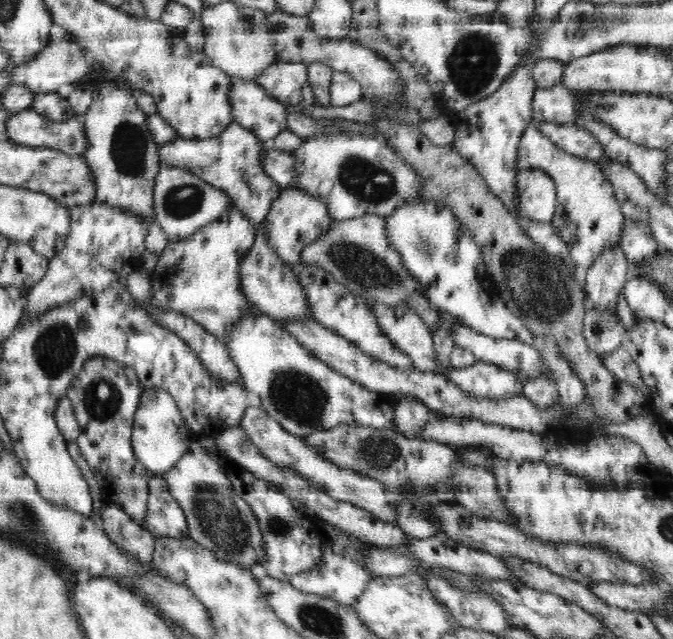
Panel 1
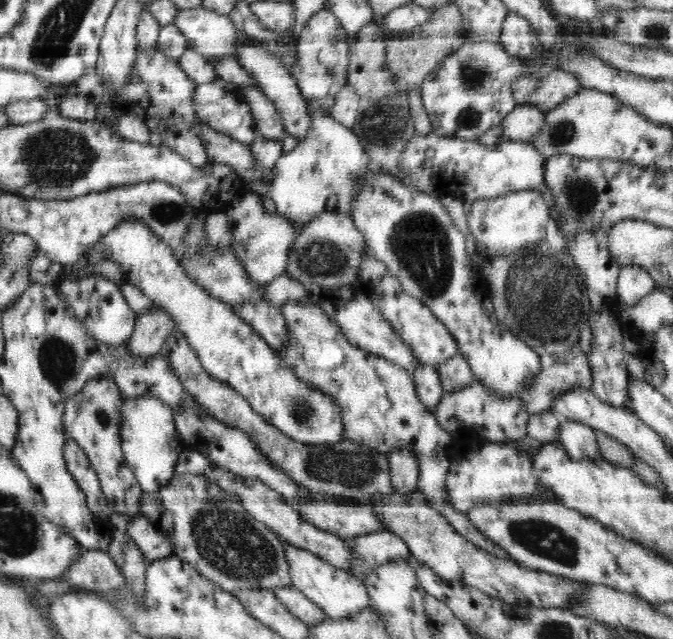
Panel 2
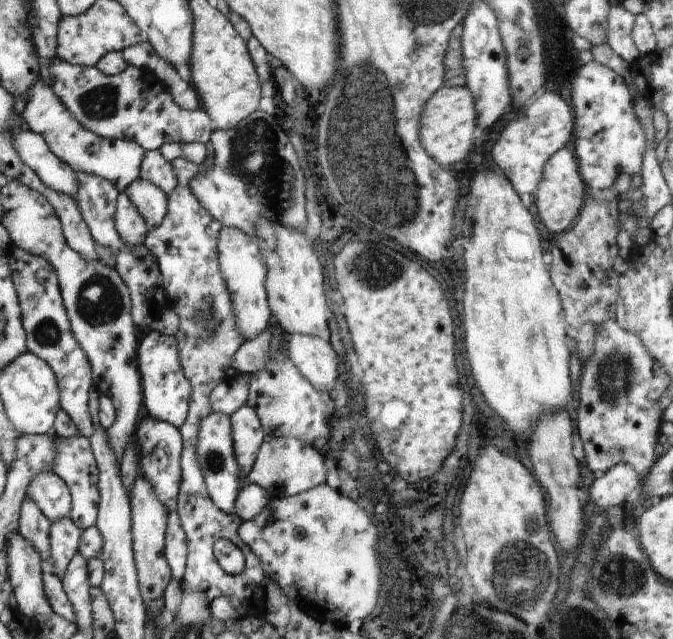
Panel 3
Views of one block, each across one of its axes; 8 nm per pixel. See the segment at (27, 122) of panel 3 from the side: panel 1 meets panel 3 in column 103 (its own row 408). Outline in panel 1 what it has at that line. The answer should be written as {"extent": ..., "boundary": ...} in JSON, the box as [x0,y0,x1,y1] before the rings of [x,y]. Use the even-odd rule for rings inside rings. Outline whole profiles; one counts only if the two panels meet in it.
{"extent":[131,388,192,476],"boundary":[[[146,388],[135,412],[131,443],[133,453],[150,475],[162,476],[174,466],[184,452],[190,452],[192,432],[184,423],[178,405],[172,395],[163,388]]]}

